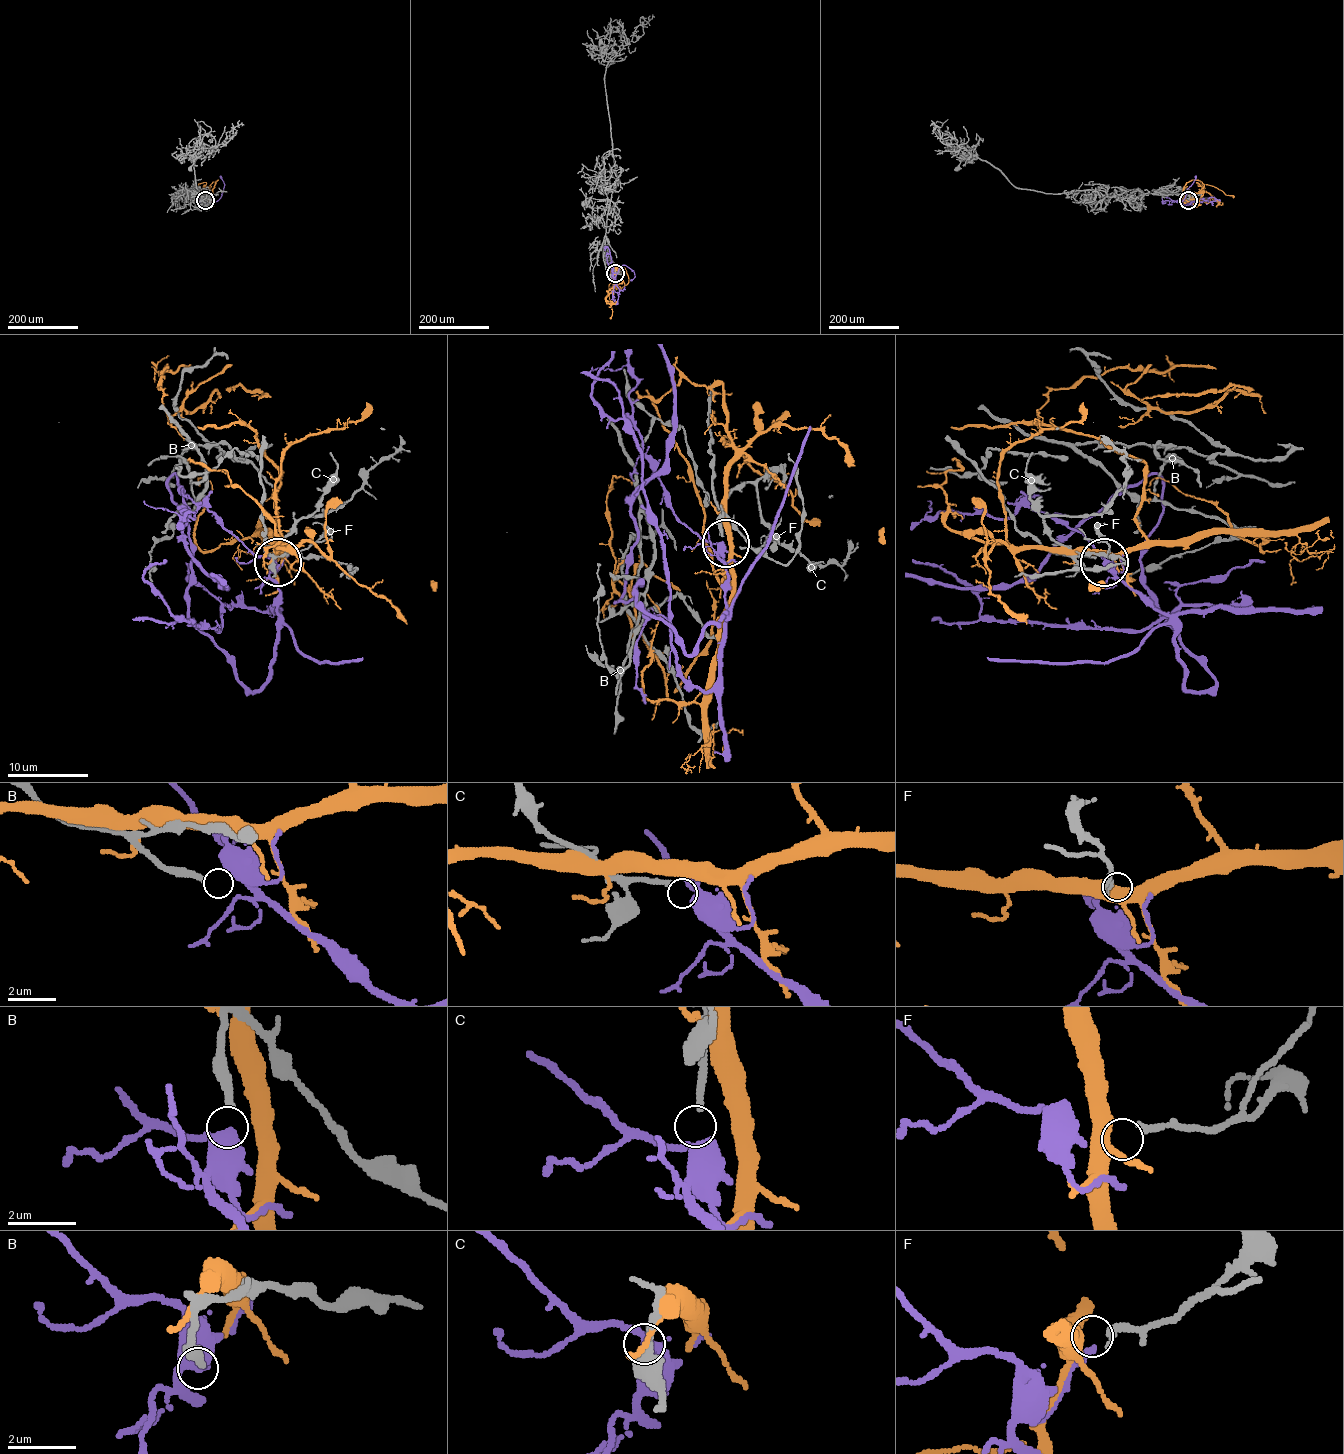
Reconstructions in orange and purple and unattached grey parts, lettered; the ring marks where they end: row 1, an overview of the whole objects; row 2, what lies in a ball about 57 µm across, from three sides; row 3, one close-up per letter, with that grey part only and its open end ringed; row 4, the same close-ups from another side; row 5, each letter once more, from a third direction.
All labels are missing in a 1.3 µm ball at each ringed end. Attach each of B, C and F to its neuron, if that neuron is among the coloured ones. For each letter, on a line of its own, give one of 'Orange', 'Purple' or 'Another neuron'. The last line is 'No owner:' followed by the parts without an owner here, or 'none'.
B: Another neuron
C: Purple
F: Orange
No owner: B

